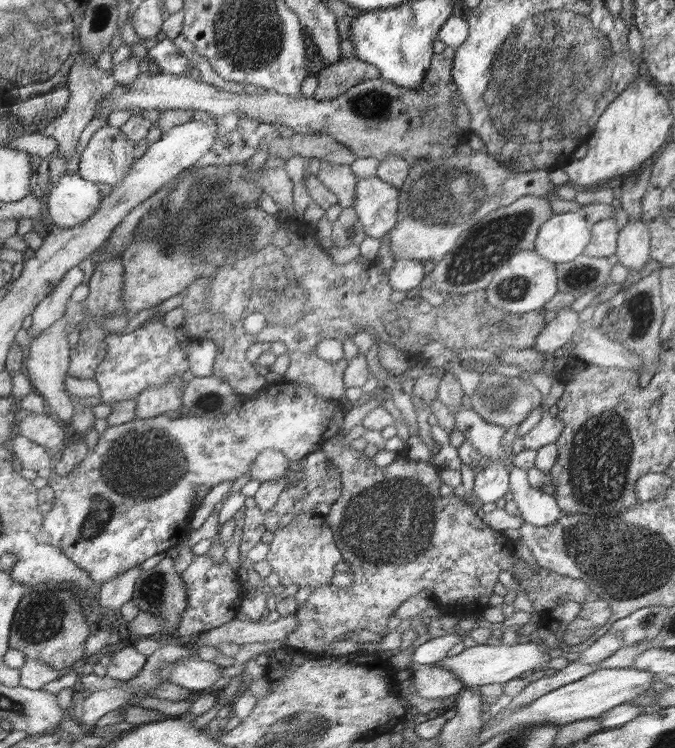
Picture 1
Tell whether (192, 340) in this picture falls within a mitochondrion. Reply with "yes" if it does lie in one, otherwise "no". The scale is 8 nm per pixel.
no

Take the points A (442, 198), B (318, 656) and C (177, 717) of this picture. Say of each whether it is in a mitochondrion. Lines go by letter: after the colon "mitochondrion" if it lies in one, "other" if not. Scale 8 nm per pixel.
A: mitochondrion
B: other
C: other

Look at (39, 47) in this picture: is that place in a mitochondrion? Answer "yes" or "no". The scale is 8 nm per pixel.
yes

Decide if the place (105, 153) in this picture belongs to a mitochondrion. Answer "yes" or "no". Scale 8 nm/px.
yes

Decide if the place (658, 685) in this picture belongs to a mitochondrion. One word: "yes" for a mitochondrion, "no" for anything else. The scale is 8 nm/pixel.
no

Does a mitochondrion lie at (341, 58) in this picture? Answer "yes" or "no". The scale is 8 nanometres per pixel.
no

